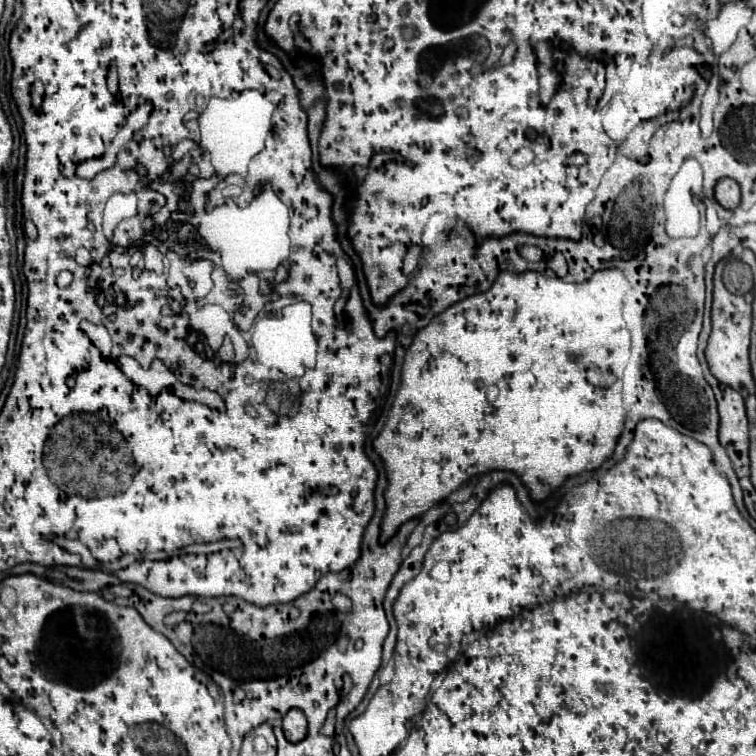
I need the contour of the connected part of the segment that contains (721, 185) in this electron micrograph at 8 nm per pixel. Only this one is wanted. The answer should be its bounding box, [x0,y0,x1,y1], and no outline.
[716,179,740,211]

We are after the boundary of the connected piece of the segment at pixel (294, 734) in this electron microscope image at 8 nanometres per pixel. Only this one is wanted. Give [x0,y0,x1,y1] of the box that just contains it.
[284,709,306,741]

